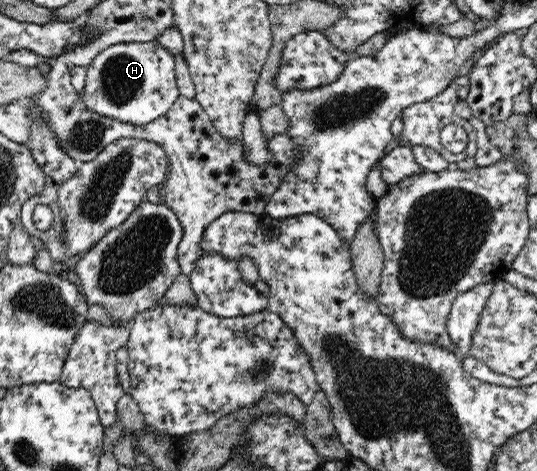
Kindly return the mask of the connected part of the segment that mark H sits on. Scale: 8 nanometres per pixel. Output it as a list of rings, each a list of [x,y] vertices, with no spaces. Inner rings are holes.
[[[157,39],[153,41],[121,41],[121,43],[110,45],[87,66],[86,82],[81,91],[83,99],[88,108],[91,111],[96,111],[99,115],[137,126],[151,123],[158,119],[157,117],[165,115],[180,95],[175,80],[174,58],[173,53],[163,48]]]

